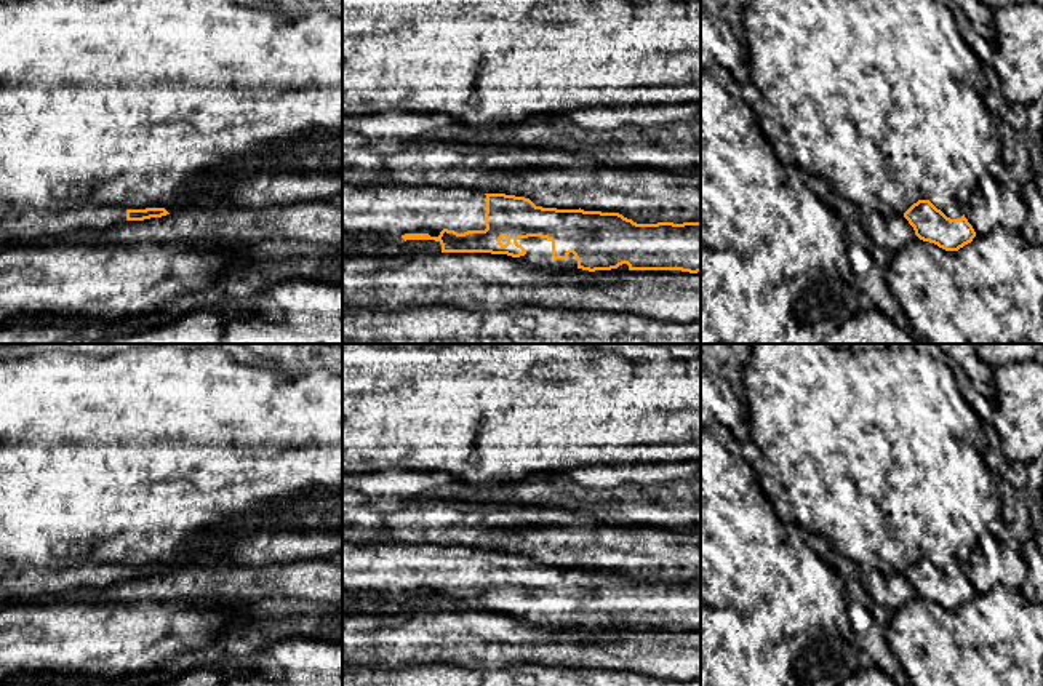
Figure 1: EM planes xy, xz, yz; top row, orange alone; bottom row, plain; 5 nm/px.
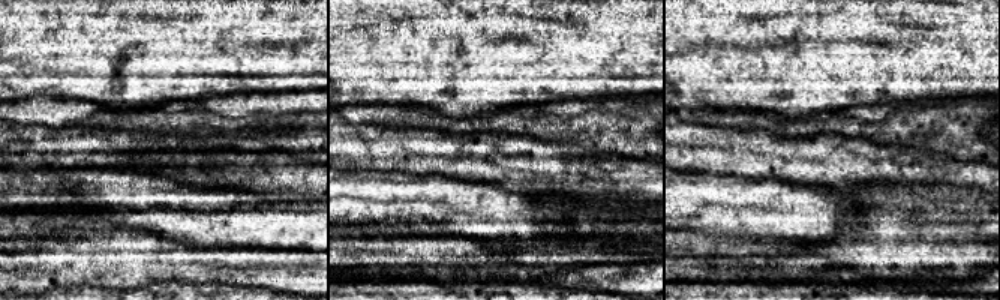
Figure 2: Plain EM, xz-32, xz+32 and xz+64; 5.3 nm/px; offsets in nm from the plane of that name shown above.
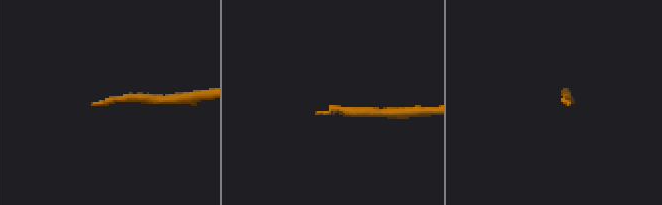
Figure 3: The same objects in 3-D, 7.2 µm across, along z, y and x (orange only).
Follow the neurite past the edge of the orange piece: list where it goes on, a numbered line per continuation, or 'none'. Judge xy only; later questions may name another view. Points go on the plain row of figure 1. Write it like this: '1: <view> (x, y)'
1: xy (15, 587)

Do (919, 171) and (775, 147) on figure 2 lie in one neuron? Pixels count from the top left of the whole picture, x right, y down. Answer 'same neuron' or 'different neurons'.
same neuron

